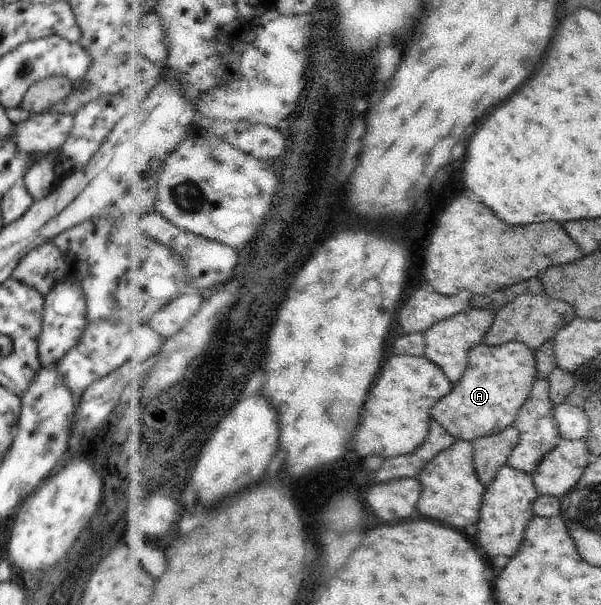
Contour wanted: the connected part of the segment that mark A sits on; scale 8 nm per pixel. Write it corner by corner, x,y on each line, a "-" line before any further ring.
513,341
500,347
487,343
477,345
470,353
468,372
464,379
456,384
451,395
447,395
433,408
432,415
459,440
476,442
483,437
495,436
509,427
513,427
517,419
520,418
520,412
524,410
525,404
532,398
539,374
538,356
523,341

